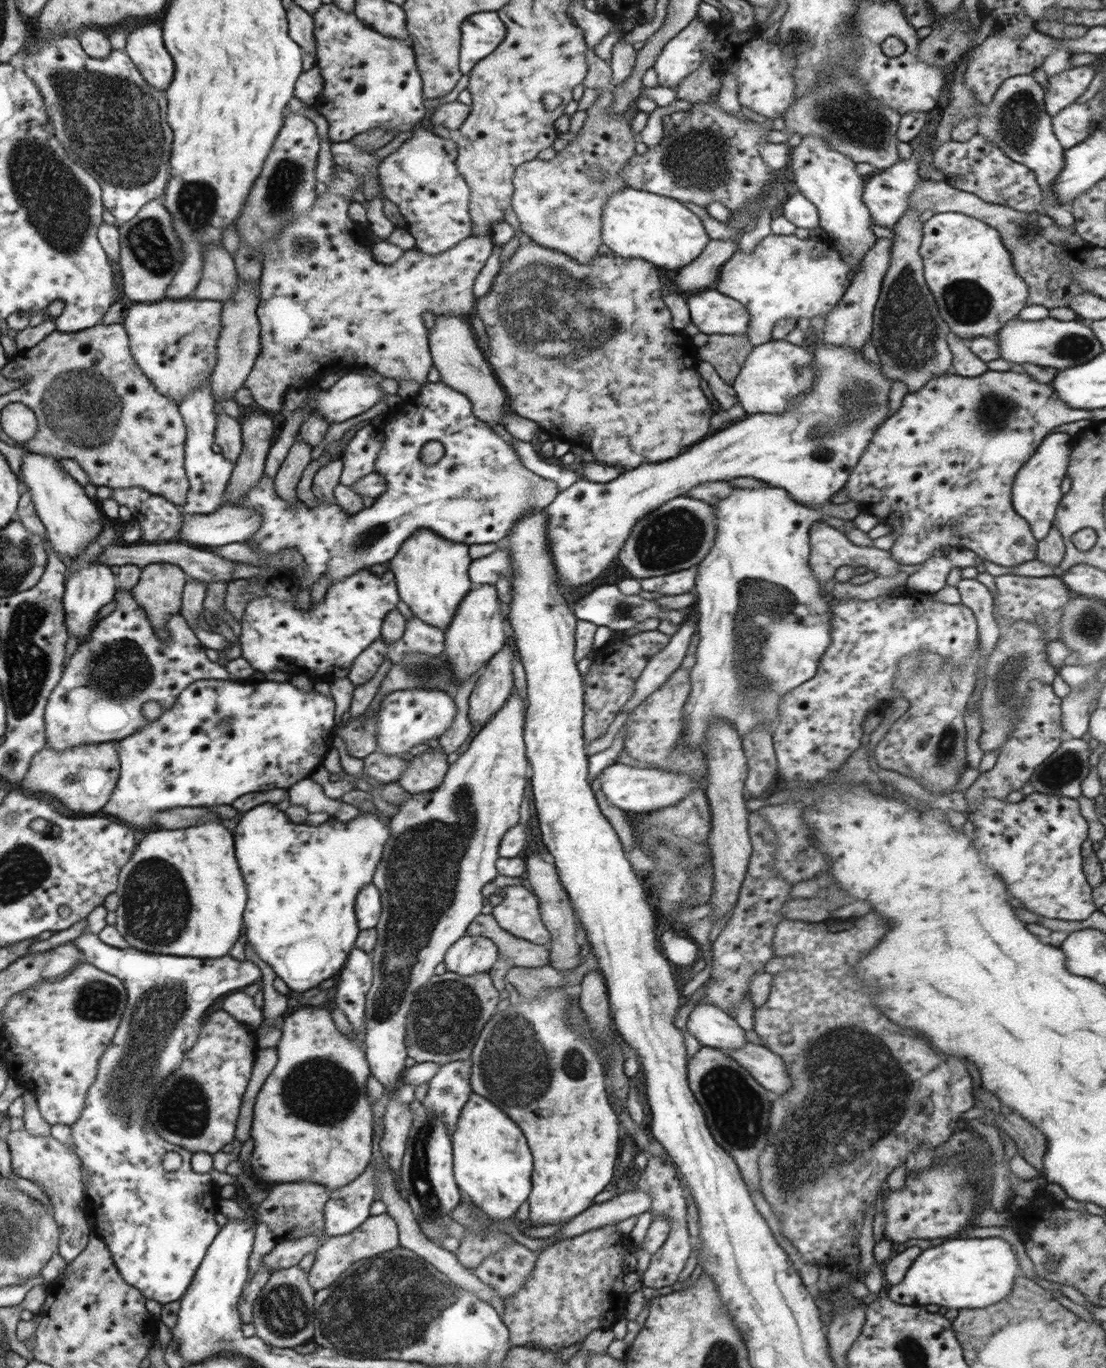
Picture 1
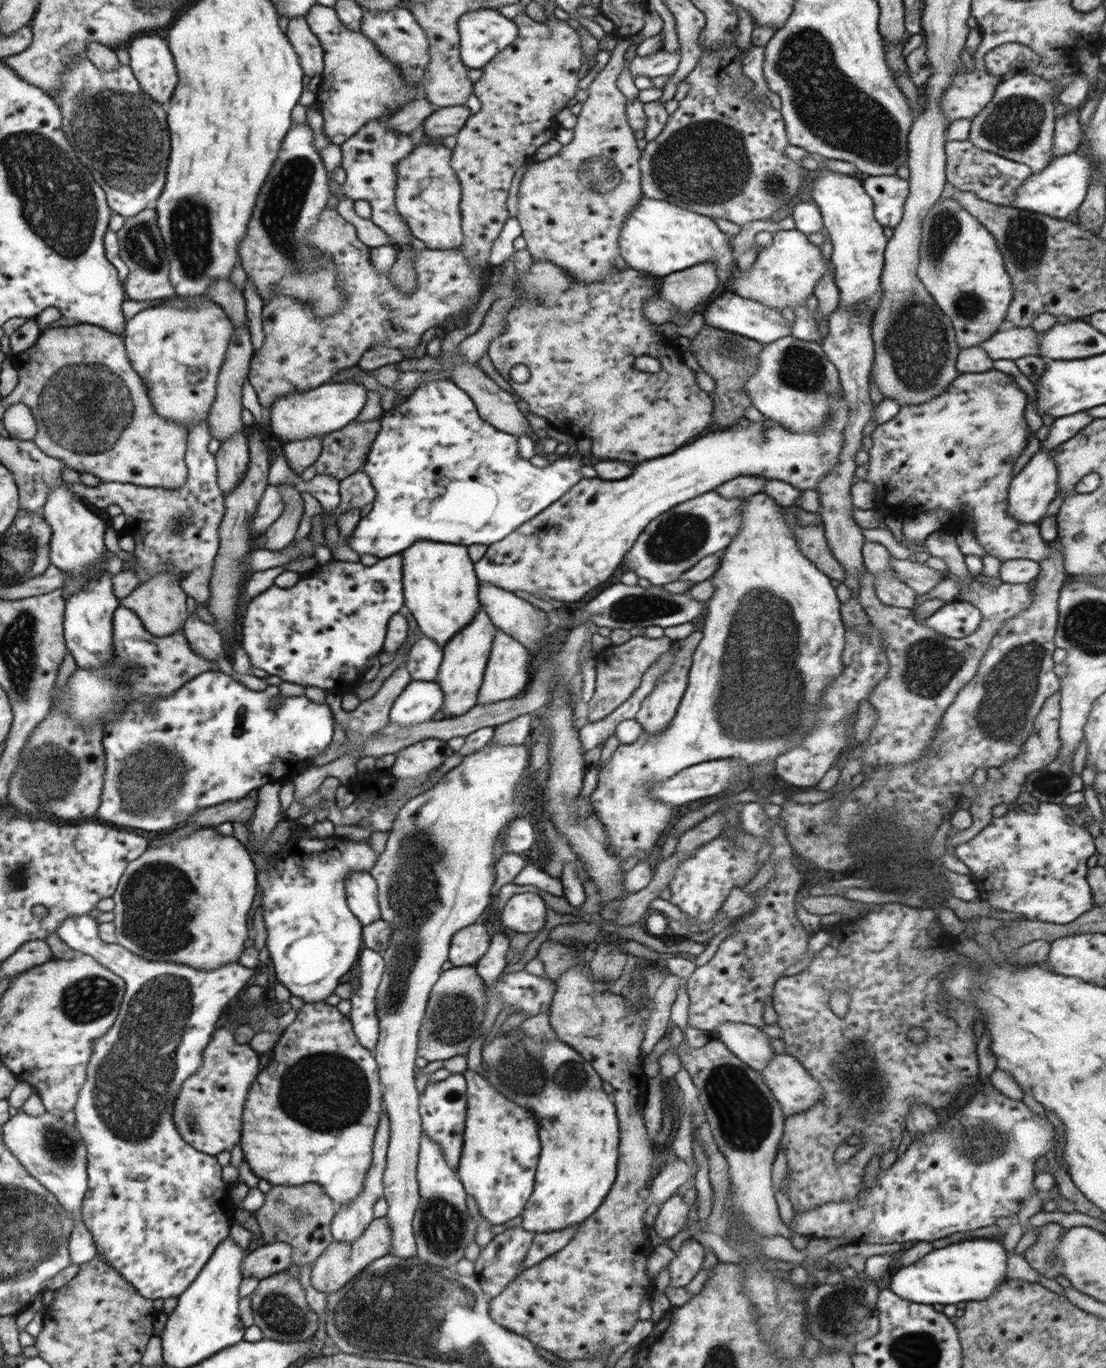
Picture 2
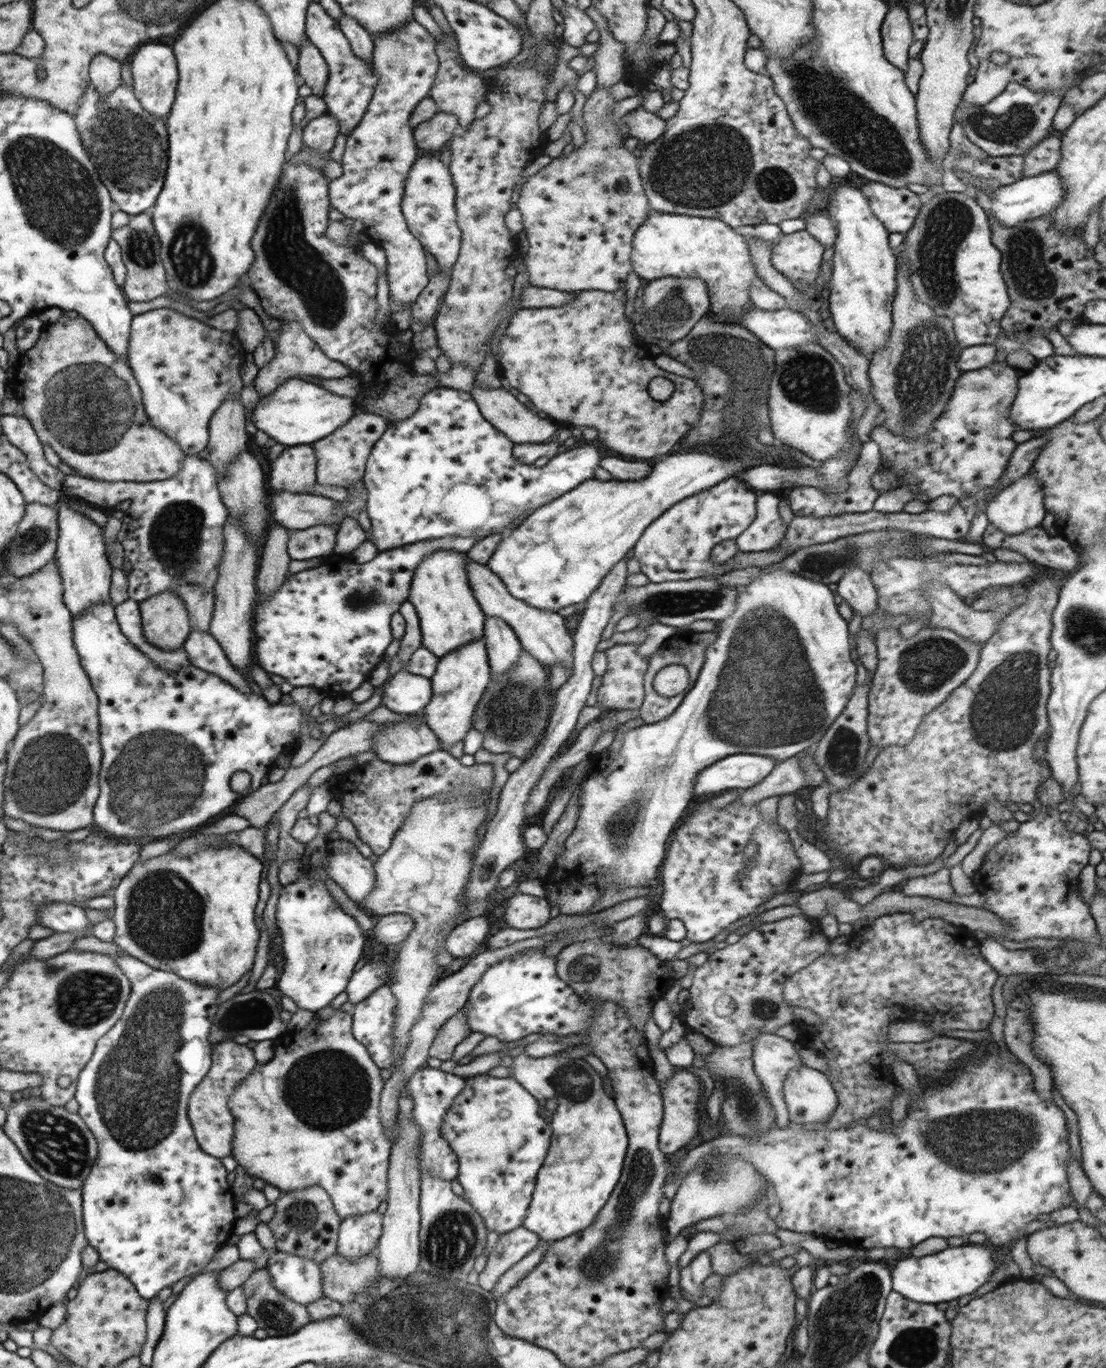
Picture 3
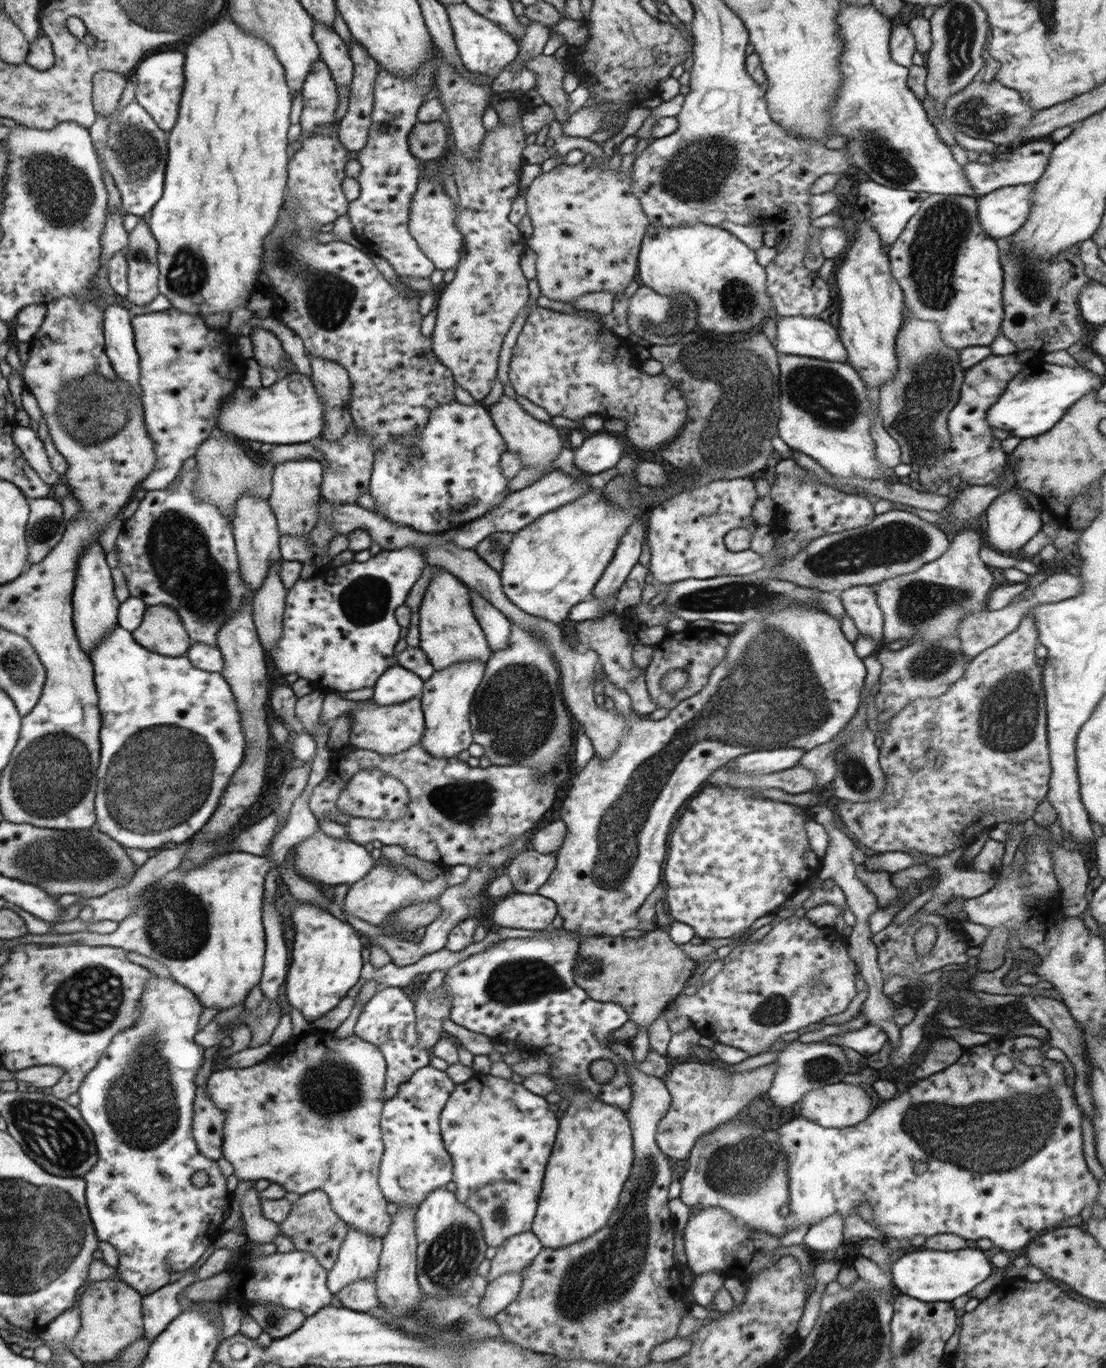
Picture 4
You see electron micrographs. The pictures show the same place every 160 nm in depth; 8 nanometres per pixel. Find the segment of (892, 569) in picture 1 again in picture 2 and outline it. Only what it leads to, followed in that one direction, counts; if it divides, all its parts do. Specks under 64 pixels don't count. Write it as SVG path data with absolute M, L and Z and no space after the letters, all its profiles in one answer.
M891 556L889 563L897 578L913 588L918 595L930 592L944 579L944 576L940 576L938 571L928 567L928 565L918 563L913 558L898 559Z

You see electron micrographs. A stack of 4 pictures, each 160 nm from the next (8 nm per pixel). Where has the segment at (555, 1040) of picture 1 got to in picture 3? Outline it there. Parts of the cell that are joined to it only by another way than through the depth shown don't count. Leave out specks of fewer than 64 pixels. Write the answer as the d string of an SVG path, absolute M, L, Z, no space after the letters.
M550 1055L542 1058L516 1056L513 1058L509 1076L516 1079L534 1098L544 1105L547 1100L557 1100L558 1108L552 1118L546 1113L552 1127L552 1144L536 1178L535 1189L530 1201L523 1227L535 1232L544 1242L551 1244L563 1240L591 1226L596 1215L609 1199L620 1181L624 1159L628 1150L628 1136L622 1116L602 1087L602 1080L596 1070L583 1061L568 1055Z

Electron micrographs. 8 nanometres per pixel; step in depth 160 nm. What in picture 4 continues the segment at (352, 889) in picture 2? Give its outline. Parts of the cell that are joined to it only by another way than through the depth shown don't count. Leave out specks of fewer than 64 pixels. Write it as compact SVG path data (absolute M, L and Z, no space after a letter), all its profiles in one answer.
M320 826L312 836L294 846L290 852L291 861L295 863L295 870L300 876L312 878L314 882L318 880L324 884L338 886L340 890L363 880L375 865L374 858L364 845L327 836Z

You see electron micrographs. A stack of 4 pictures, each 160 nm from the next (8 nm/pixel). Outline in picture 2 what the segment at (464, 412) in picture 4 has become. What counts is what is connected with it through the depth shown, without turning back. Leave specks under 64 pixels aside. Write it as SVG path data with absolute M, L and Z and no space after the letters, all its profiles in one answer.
M435 380L424 383L416 388L414 392L394 410L388 413L382 420L380 432L371 444L371 449L367 454L362 470L371 478L373 487L376 491L373 507L367 516L362 517L351 535L346 539L347 545L360 554L372 554L378 559L386 558L394 554L399 554L412 544L419 540L433 540L434 542L446 544L462 544L470 546L471 544L492 544L506 538L511 532L514 532L521 524L528 522L536 515L539 515L547 506L554 504L569 488L572 488L582 475L580 468L584 465L582 460L574 459L567 455L560 460L549 463L546 467L535 467L519 455L517 445L517 436L512 436L506 432L501 432L493 428L489 422L482 420L477 413L477 408L473 400L461 388L458 388L452 380Z

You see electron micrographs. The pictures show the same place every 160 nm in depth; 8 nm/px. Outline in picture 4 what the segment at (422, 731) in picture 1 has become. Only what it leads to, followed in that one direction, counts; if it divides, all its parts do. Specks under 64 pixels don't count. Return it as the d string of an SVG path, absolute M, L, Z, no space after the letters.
M392 666L375 682L373 700L378 705L406 703L423 692L424 681L402 666Z

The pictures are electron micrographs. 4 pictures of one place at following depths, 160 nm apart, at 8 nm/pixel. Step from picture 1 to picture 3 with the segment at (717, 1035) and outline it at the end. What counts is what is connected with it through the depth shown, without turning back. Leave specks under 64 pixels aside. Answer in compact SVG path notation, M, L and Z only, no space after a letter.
M758 1033L752 1039L752 1064L756 1076L761 1080L762 1086L766 1091L767 1097L770 1099L772 1110L775 1112L776 1128L784 1130L790 1126L788 1107L783 1095L784 1079L787 1077L788 1071L801 1067L802 1061L798 1057L794 1042L784 1037L776 1035L776 1033Z

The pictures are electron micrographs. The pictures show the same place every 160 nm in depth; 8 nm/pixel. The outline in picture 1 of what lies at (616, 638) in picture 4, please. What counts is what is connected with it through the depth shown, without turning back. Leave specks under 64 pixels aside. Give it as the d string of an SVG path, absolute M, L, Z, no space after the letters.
M657 630L620 638L595 651L592 666L583 676L584 716L583 737L586 745L606 734L606 729L620 713L620 709L634 696L634 687L640 674L648 668L648 661L670 643L671 637Z

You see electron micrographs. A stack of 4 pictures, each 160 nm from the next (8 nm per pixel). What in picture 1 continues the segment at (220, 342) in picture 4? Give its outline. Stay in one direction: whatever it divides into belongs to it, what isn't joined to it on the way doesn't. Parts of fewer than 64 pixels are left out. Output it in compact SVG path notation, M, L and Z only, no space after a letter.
M164 299L154 303L128 303L128 314L123 322L130 334L130 347L139 367L155 387L168 395L177 405L192 389L208 382L217 361L217 340L221 331L223 303L215 300Z

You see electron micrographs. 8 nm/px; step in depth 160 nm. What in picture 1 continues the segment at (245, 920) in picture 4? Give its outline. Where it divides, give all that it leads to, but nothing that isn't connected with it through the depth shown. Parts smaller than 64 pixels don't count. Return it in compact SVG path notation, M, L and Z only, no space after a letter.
M221 819L216 821L204 821L198 823L198 826L189 826L176 830L156 830L148 832L144 838L141 837L138 850L134 852L134 858L131 862L122 868L120 873L120 886L115 890L119 896L120 905L117 909L117 921L115 927L122 933L122 936L128 941L130 947L142 952L156 953L172 956L191 956L196 958L220 958L228 954L228 950L234 946L242 932L243 914L247 904L246 883L241 873L236 853L235 853L235 835L232 830L224 827Z

